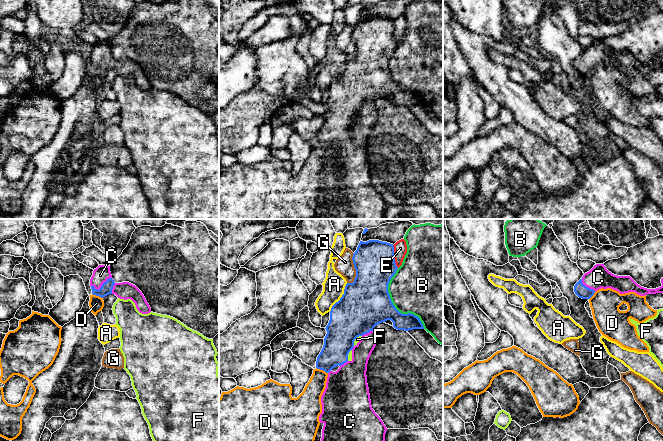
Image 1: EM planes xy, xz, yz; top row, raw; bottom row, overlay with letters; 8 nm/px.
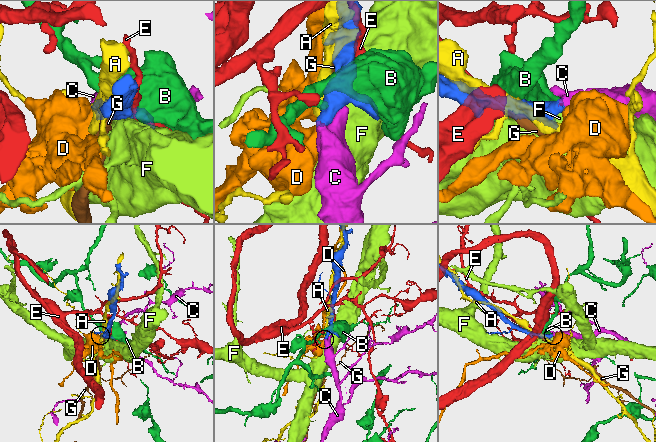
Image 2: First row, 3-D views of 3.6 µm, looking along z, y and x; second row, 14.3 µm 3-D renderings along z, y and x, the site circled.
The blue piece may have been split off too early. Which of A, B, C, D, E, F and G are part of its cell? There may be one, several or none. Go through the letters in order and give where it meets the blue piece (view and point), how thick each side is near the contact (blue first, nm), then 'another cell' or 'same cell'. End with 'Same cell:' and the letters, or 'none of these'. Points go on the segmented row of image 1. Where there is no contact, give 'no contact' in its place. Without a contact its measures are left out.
A: meets blue in xz at (341, 297); 380 nm thick on the blue side, 180 nm on the other; another cell
B: meets blue in xz at (392, 304); 380 nm thick on the blue side, 440 nm on the other; another cell
C: meets blue in xy at (101, 286); 90 nm thick on the blue side, 130 nm on the other; same cell
D: meets blue in xz at (322, 369); 220 nm thick on the blue side, 160 nm on the other; another cell
E: meets blue in xz at (393, 256); 320 nm thick on the blue side, 110 nm on the other; another cell
F: meets blue in xz at (355, 338); 360 nm thick on the blue side, 40 nm on the other; another cell
G: meets blue in xz at (355, 269); 340 nm thick on the blue side, 150 nm on the other; another cell
Same cell: C

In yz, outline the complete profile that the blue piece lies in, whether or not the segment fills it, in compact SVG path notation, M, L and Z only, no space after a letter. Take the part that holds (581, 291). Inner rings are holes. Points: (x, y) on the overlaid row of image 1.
M596 264L575 284L574 292L582 299L590 299L601 288L611 288L620 294L635 292L640 296L645 296L649 293L663 293L663 278L661 283L662 286L659 288L647 289L638 285L630 276L614 275L606 269L604 264Z

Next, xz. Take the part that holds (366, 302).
M379 240L360 241L352 260L356 277L353 283L346 284L344 294L331 308L324 345L316 361L316 368L328 374L326 388L321 396L322 413L319 421L324 424L321 441L385 441L387 428L372 409L366 376L368 360L377 342L377 334L373 329L387 320L391 320L397 330L409 331L424 327L419 317L400 313L391 301L388 284L398 269L393 244Z

